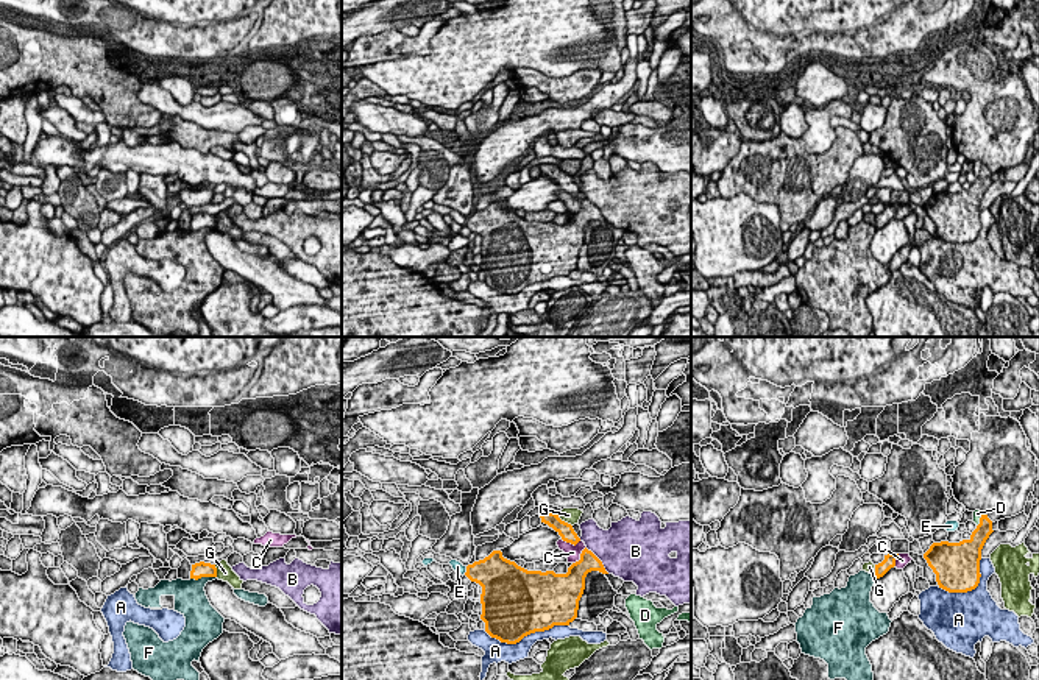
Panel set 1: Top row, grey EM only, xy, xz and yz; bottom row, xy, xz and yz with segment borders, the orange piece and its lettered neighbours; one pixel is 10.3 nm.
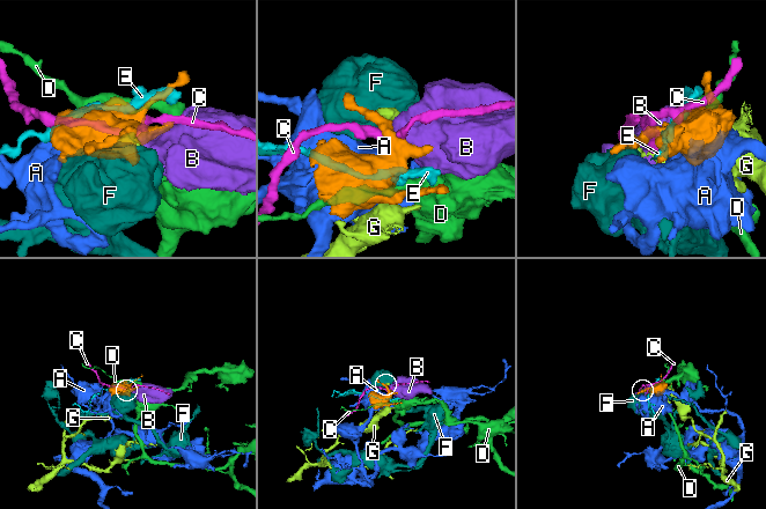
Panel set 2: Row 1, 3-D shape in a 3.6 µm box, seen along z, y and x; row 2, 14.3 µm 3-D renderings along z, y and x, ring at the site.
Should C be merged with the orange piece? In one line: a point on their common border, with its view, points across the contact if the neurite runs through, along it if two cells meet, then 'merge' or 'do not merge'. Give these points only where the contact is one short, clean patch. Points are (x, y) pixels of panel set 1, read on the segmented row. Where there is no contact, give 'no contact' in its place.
xz (581, 556) | along xz (585, 546), (581, 557), (573, 563) | do not merge

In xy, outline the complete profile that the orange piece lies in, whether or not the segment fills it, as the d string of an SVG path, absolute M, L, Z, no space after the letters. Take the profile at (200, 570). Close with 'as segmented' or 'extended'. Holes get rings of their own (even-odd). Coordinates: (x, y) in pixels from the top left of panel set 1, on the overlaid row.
M204 561L192 565L190 579L198 580L201 577L217 577L215 565L204 563Z | as segmented

